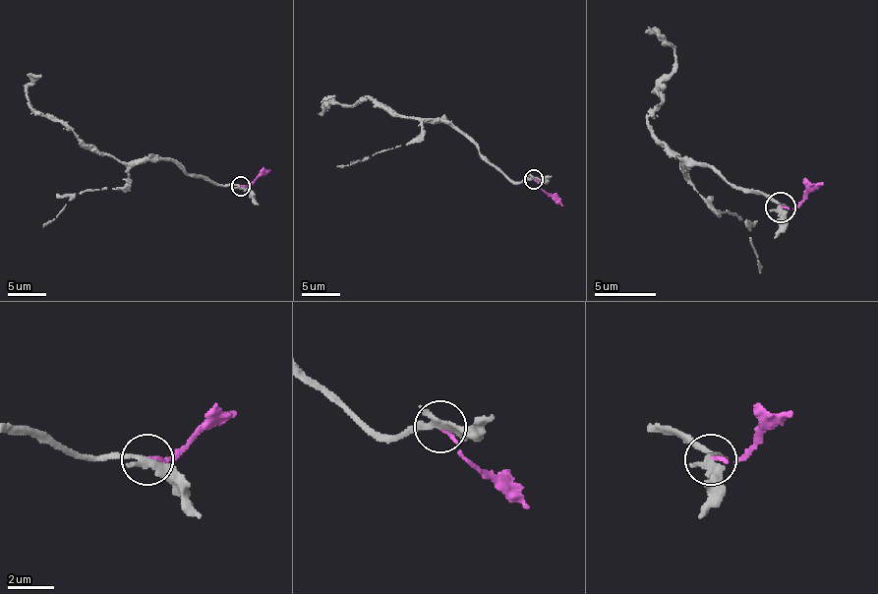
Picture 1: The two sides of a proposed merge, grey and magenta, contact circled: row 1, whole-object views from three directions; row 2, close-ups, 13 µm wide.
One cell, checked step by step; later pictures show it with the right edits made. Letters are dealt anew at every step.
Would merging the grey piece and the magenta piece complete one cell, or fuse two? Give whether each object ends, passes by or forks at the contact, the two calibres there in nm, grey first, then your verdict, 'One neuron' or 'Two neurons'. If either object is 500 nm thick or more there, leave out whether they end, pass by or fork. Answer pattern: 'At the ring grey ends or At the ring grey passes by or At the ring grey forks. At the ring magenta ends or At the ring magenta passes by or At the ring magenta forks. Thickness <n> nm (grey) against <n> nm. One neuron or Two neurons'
At the ring grey passes by. At the ring magenta ends. Thickness 280 nm (grey) against 140 nm. One neuron

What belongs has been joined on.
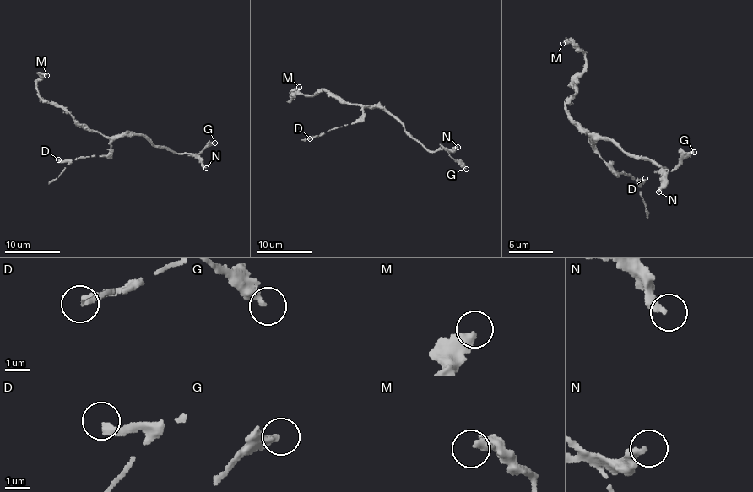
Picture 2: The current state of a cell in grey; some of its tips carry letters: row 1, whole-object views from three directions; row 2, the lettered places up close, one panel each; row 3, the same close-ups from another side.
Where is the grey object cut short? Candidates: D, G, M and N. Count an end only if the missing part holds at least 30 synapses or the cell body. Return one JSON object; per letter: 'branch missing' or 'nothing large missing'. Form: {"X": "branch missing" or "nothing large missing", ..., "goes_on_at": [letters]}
{"D": "nothing large missing", "G": "branch missing", "M": "nothing large missing", "N": "branch missing", "goes_on_at": ["G", "N"]}

